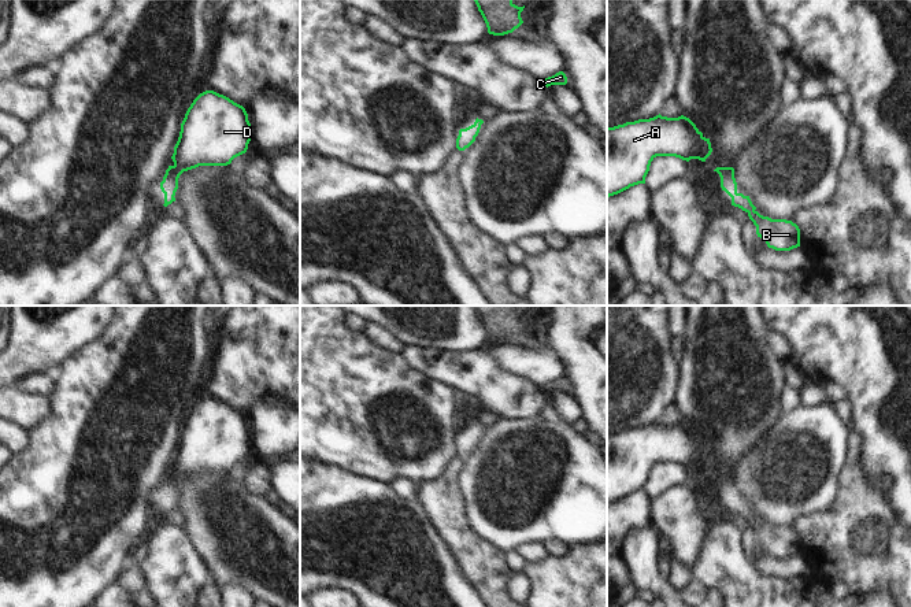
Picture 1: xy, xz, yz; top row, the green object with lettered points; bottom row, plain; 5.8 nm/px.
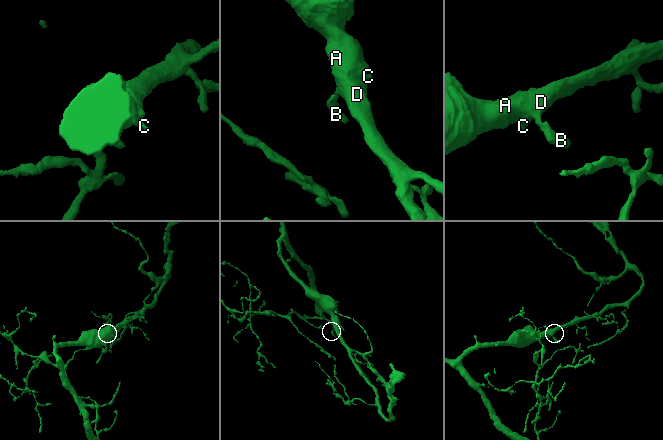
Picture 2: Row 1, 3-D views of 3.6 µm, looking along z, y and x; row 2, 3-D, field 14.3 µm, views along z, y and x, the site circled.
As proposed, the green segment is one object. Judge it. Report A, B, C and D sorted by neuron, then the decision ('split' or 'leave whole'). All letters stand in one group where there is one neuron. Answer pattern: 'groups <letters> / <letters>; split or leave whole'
groups A B C D; leave whole

